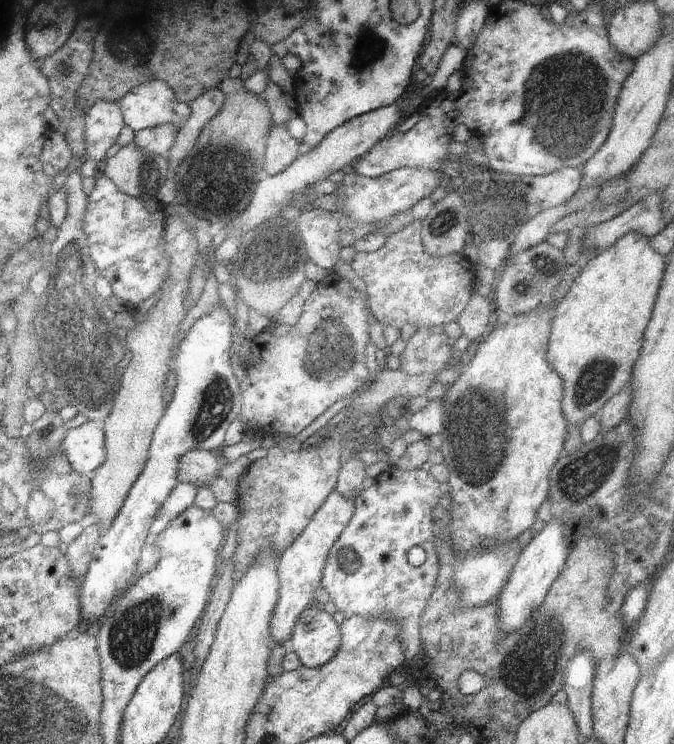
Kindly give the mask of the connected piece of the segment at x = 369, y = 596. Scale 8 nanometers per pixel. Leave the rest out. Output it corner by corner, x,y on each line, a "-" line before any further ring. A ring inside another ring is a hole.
394,466
391,470
379,474
375,480
376,484
363,489
354,498
354,514
330,548
321,587
328,591
328,596
337,611
342,612
345,619
354,615
384,617
402,626
404,637
401,638
401,645
407,661
422,652
420,616
426,610
428,599
434,592
434,584
440,570
441,563
437,558
437,549
433,542
440,525
433,522
432,509
442,502
443,495
440,492
440,483
428,471
421,468
403,471
-
413,546
420,546
426,553
425,562
417,567
410,565
406,558
408,550

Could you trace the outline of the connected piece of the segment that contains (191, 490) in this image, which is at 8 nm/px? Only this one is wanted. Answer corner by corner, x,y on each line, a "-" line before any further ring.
178,483
158,509
156,518
150,525
150,536
156,538
163,530
166,530
171,520
195,504
196,495
197,486
190,483

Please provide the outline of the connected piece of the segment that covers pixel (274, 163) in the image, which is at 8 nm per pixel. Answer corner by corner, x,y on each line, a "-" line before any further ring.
272,126
265,148
263,176
275,177
284,172
299,157
298,146
300,141
285,126

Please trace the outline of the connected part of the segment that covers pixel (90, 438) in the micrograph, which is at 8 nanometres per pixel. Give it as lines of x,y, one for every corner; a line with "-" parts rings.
87,421
66,432
62,442
69,463
80,474
91,475
106,460
105,424

